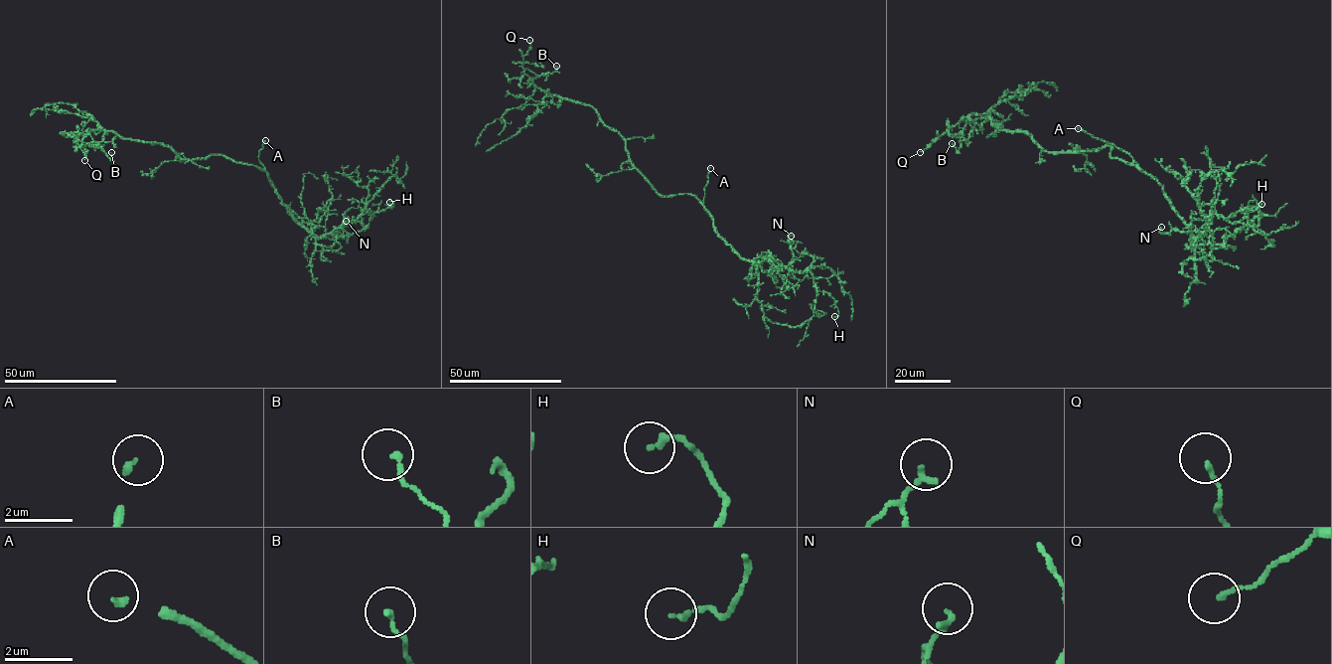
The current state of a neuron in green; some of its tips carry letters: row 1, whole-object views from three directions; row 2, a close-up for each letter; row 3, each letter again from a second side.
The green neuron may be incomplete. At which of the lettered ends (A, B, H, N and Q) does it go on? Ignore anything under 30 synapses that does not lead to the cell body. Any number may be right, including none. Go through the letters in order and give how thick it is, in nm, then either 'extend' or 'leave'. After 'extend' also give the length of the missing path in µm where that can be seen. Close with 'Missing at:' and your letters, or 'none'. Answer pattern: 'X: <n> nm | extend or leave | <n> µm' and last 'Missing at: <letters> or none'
A: 140 nm | extend | 20 µm
B: 150 nm | leave
H: 170 nm | leave
N: 170 nm | leave
Q: 120 nm | leave
Missing at: A

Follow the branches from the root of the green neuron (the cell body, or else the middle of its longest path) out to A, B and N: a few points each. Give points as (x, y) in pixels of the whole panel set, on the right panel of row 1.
A: (1110, 156), (1135, 164), (1127, 153), (1078, 128)
B: (1110, 156), (1109, 145), (1045, 152), (1024, 131), (1001, 130), (984, 113), (969, 116), (958, 150), (952, 143)
N: (1110, 156), (1133, 164), (1162, 187), (1189, 229), (1192, 248), (1201, 235), (1161, 233), (1161, 227)

